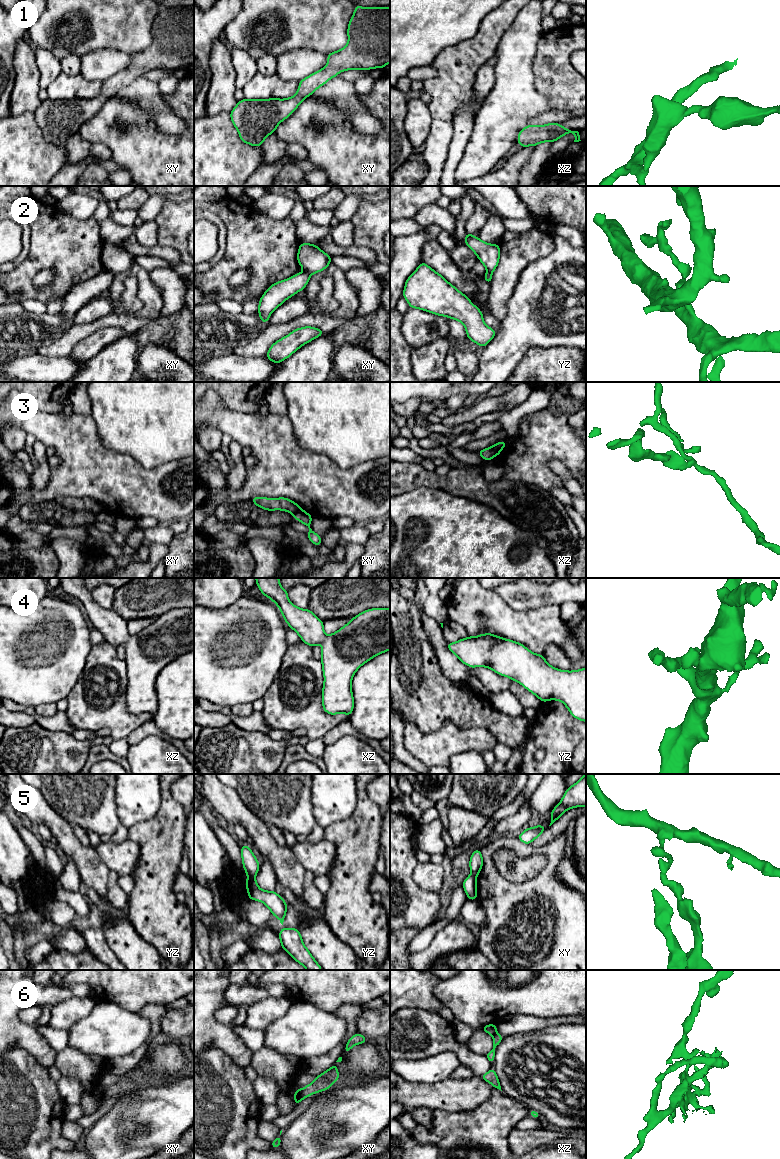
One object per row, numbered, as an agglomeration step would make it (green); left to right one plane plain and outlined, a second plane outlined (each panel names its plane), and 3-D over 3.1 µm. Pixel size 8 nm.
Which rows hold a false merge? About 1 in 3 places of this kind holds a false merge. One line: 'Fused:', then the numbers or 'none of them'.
Fused: 2, 3, 5, 6

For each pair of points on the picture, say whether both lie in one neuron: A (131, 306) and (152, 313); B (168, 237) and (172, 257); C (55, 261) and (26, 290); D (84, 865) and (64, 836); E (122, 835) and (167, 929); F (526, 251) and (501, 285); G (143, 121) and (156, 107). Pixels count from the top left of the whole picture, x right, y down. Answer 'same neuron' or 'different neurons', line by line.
A: different neurons
B: different neurons
C: same neuron
D: same neuron
E: different neurons
F: same neuron
G: different neurons

